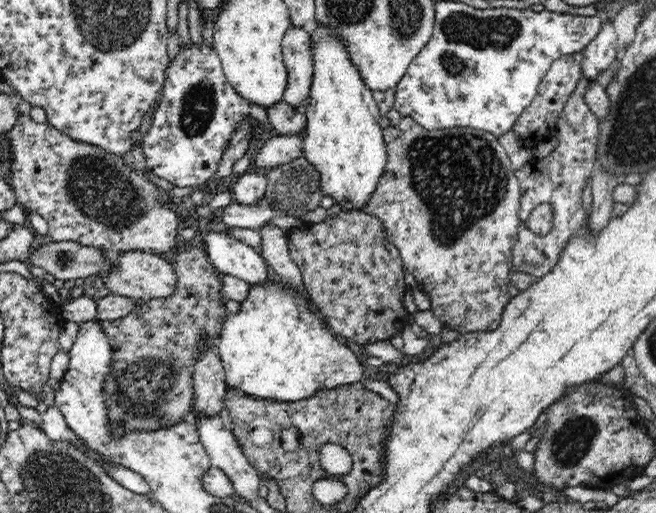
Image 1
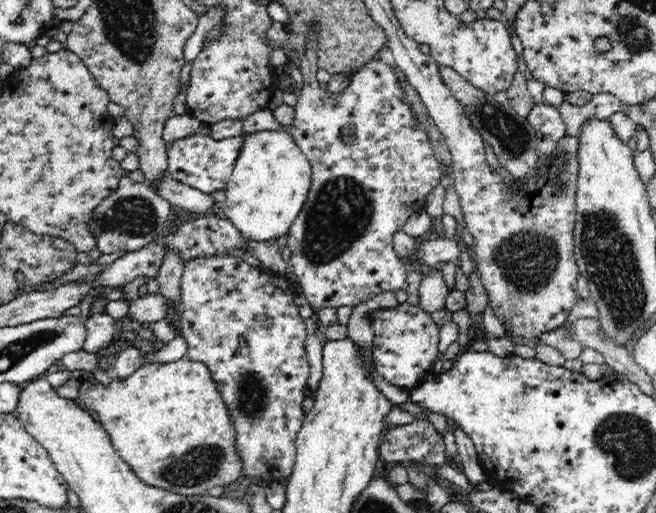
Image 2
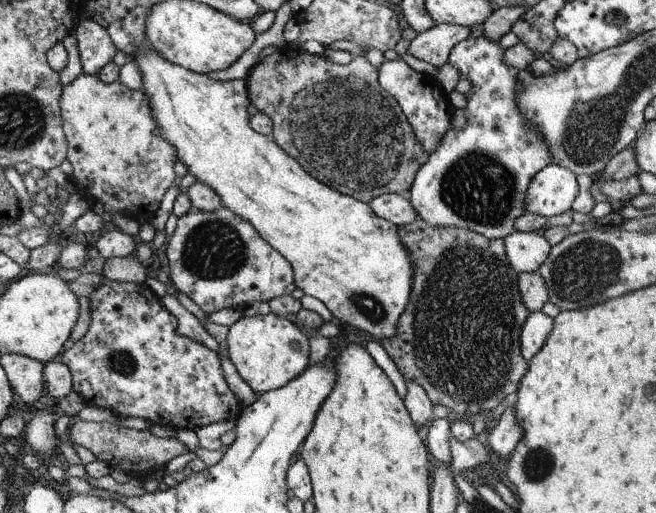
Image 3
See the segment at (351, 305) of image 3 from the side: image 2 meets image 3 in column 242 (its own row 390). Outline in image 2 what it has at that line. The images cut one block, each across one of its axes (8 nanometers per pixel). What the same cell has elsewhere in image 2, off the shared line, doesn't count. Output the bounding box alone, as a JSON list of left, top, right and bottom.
[78,356,244,496]

